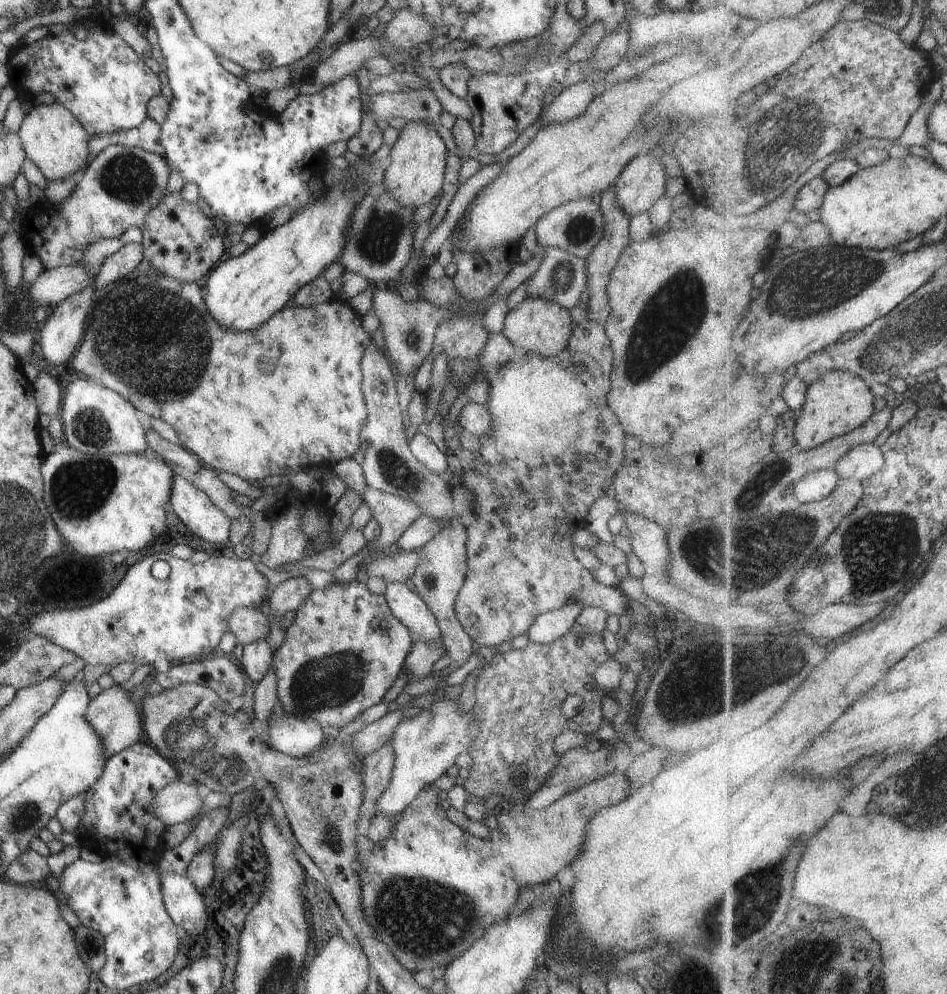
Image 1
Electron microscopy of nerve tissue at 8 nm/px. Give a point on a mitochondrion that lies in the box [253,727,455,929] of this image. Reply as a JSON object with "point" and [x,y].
{"point":[332,838]}

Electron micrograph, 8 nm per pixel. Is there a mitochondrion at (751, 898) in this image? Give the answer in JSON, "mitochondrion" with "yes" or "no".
{"mitochondrion":"yes"}

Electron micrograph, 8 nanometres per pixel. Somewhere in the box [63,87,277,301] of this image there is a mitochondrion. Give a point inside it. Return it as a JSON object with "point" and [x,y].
{"point":[128,177]}

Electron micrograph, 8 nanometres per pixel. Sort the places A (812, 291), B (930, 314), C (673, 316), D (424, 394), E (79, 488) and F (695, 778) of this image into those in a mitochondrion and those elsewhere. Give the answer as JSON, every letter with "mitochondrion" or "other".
{"A":"mitochondrion","B":"mitochondrion","C":"mitochondrion","D":"other","E":"mitochondrion","F":"other"}

